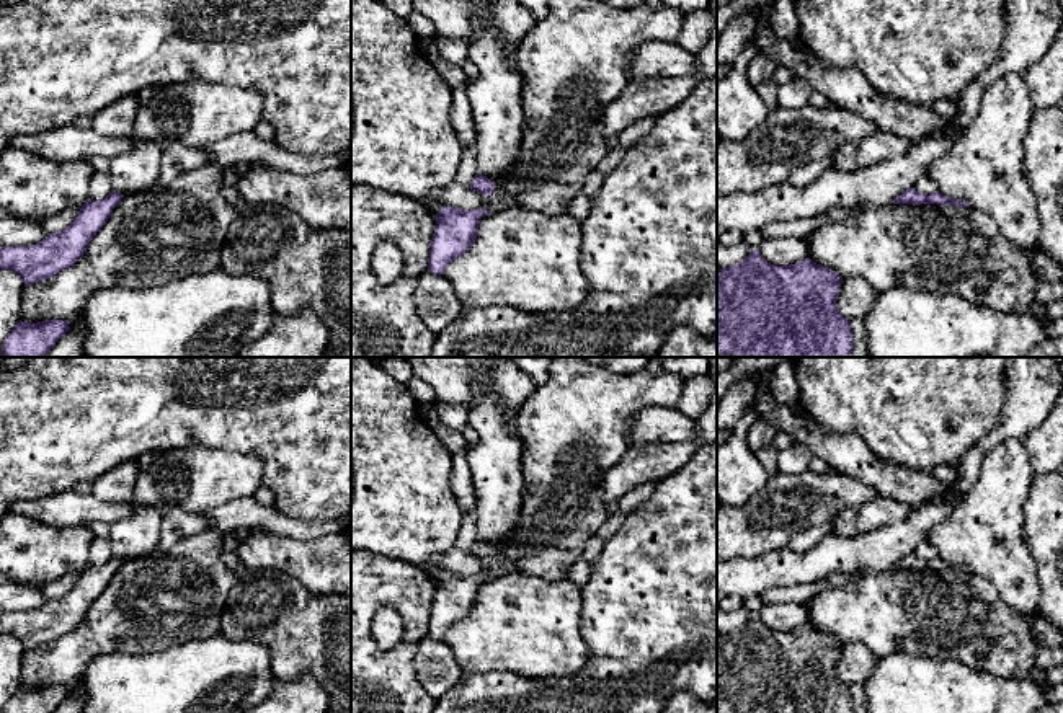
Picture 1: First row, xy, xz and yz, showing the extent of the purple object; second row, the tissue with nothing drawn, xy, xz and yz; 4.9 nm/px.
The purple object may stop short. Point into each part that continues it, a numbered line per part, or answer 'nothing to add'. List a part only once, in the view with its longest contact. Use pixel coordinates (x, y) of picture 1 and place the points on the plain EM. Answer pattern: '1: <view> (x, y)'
nothing to add

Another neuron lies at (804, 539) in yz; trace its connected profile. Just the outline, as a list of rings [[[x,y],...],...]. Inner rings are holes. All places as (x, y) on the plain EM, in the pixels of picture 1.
[[[825,522],[810,529],[800,529],[790,540],[789,548],[803,553],[820,542],[826,534],[833,532],[833,522]]]

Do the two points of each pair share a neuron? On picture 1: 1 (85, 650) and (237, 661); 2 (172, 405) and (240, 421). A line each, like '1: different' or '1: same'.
1: different
2: same

